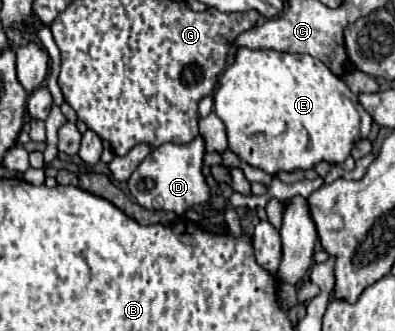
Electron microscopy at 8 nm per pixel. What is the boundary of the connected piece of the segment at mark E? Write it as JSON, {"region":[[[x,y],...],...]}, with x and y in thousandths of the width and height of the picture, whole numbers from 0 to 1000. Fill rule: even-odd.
{"region":[[[608,145],[597,157],[597,187],[567,211],[557,266],[542,284],[542,338],[572,375],[577,447],[618,489],[658,502],[678,526],[694,526],[699,514],[739,520],[749,508],[785,514],[815,483],[871,489],[886,471],[891,441],[932,417],[947,375],[906,290],[881,272],[881,254],[810,181],[785,163],[719,163],[699,151],[633,145]]]}

